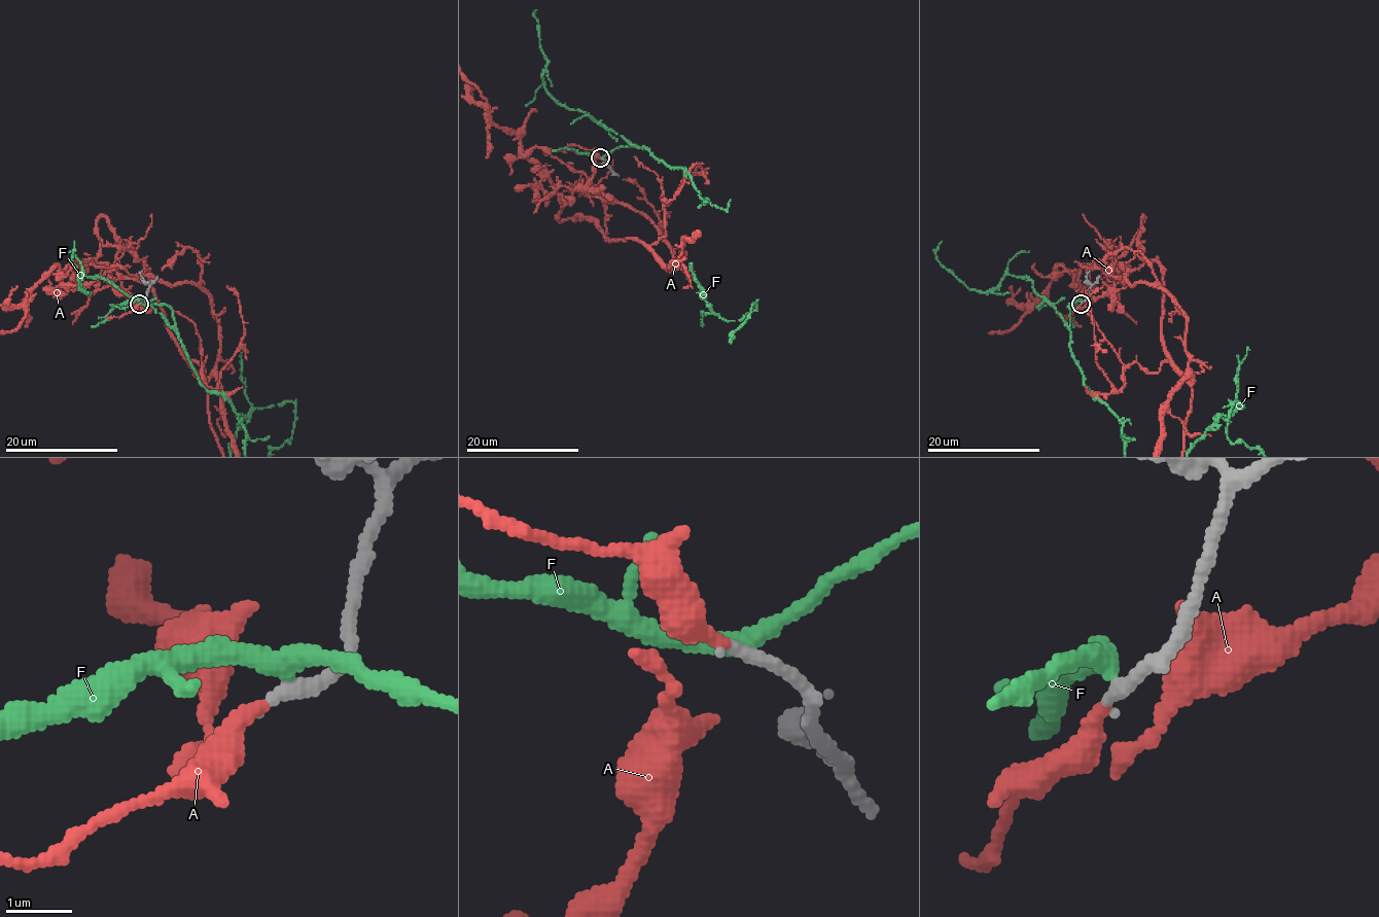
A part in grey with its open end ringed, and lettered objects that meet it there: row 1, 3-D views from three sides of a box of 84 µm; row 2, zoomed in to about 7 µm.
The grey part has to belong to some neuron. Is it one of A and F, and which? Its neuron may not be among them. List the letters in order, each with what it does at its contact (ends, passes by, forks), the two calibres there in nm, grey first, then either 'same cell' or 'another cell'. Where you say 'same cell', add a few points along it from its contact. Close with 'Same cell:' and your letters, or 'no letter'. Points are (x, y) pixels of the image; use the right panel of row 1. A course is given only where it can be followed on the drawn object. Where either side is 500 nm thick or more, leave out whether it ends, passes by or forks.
A: it passes by; calibres 190 and 200 nm; same cell
F: it passes by; calibres 240 and 280 nm; another cell
Same cell: A

